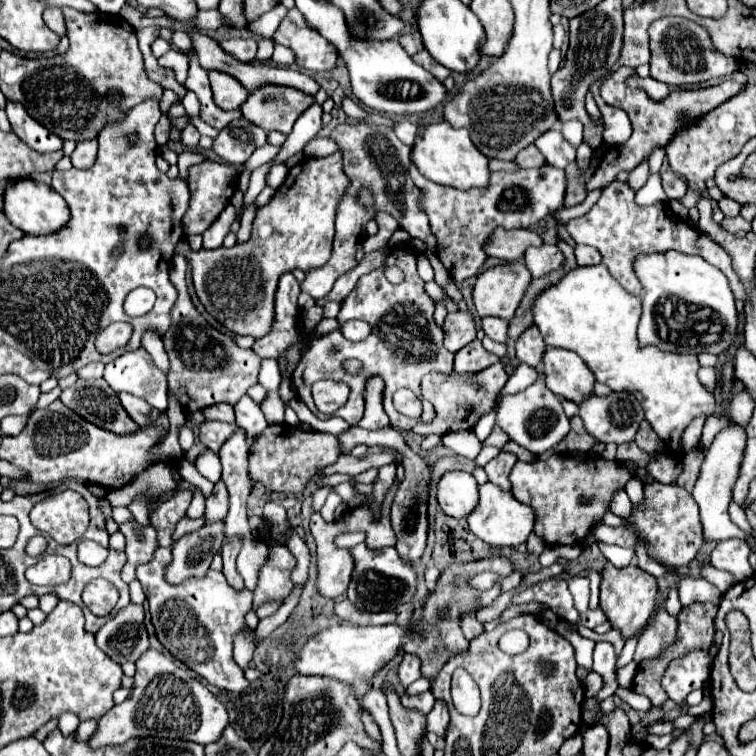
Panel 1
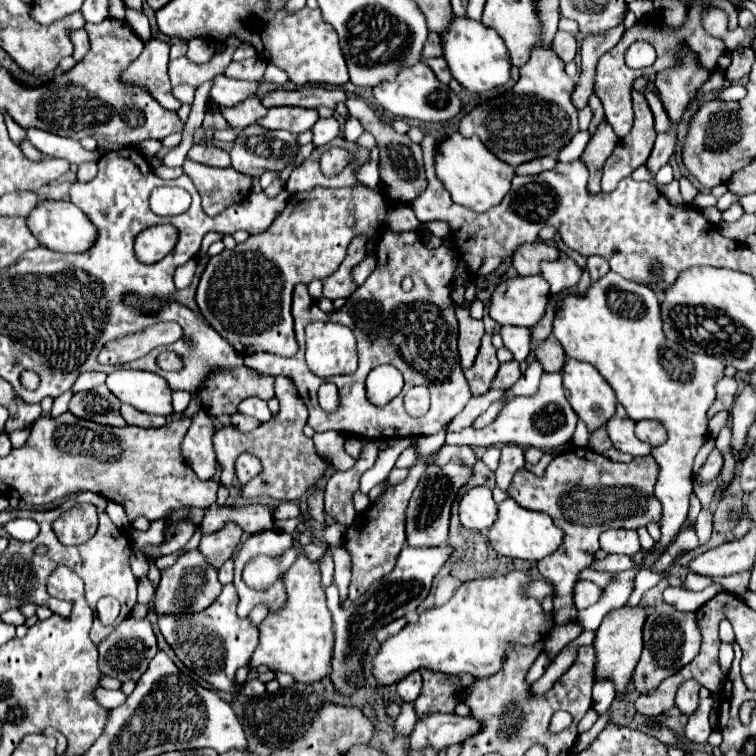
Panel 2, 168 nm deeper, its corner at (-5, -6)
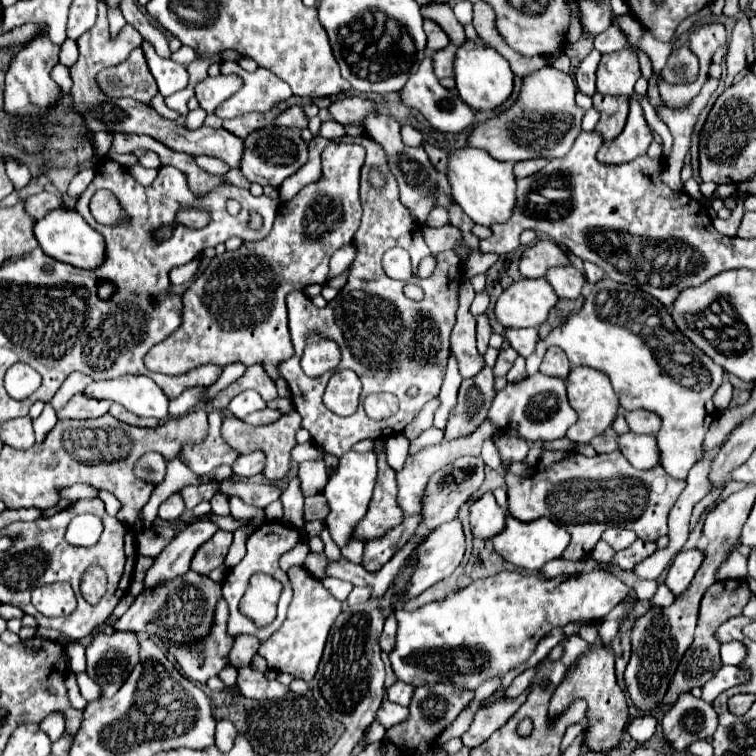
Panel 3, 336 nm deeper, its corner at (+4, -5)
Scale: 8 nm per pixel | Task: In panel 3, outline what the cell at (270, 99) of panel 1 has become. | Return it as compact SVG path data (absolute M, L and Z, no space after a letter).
M291 106L289 110L285 110L279 118L277 118L277 126L287 126L287 128L307 128L309 120L307 116L303 114L303 110L299 106Z

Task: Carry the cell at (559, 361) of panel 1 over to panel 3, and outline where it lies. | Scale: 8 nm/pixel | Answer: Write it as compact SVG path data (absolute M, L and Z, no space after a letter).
M587 366L573 368L571 374L567 376L565 384L567 384L569 404L579 414L579 420L567 430L567 438L573 440L575 444L589 444L595 436L603 434L613 424L613 420L617 418L617 412L621 408L619 406L619 396L615 394L607 374L603 374L601 370L595 370L595 368L587 368Z

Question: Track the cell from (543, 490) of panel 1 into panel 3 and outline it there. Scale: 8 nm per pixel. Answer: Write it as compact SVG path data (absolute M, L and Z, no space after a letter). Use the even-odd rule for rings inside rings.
M543 452L535 474L521 478L505 472L509 514L517 520L537 520L541 516L563 526L571 534L571 544L565 558L581 560L591 554L603 530L611 526L633 530L641 540L655 542L667 534L667 516L685 488L683 480L665 476L665 470L633 468L621 452L583 456L579 452ZM653 490L653 508L651 508Z

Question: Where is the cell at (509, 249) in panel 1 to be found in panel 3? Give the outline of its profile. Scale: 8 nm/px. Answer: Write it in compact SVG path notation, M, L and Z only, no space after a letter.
M541 240L533 246L527 246L521 258L521 274L525 278L543 278L553 266L569 266L567 252L555 242Z

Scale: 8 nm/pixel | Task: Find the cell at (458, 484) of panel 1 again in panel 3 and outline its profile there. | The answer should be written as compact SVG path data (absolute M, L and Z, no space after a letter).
M491 492L483 494L479 500L473 500L471 530L473 530L473 536L485 538L485 540L505 530L505 514L501 506L495 502L495 496Z

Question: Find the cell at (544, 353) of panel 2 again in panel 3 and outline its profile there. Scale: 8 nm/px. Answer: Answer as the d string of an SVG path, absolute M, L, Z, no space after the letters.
M551 346L543 358L543 364L541 364L541 372L545 376L559 376L559 378L567 378L567 374L571 372L571 362L567 360L565 352L557 346Z

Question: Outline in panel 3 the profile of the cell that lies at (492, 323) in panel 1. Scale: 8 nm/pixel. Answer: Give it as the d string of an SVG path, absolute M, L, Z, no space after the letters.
M521 328L521 330L507 330L505 334L511 342L511 346L519 352L519 356L527 358L529 354L535 352L535 344L539 340L537 328Z

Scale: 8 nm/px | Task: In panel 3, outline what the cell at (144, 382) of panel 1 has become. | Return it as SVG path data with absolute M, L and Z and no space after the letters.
M119 376L113 380L91 382L83 394L87 394L87 398L117 402L137 416L151 416L157 420L169 418L169 400L149 376Z

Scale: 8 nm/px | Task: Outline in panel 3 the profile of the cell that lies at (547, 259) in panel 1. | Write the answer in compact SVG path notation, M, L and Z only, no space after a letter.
M573 266L551 268L545 278L555 288L557 296L567 298L567 300L579 298L581 290L583 290L583 284L585 284L585 276L581 272L577 272Z

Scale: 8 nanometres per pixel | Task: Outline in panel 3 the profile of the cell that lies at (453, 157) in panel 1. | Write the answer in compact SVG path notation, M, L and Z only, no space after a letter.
M469 146L449 154L447 178L453 188L453 200L475 224L491 228L493 224L507 222L507 218L511 218L511 210L515 210L515 176L511 162L499 162L487 152Z

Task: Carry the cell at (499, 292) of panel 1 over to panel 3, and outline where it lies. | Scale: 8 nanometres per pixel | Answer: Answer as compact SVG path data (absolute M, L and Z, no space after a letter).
M545 278L519 280L509 286L497 300L495 316L507 328L529 328L541 326L549 310L557 304L557 294Z

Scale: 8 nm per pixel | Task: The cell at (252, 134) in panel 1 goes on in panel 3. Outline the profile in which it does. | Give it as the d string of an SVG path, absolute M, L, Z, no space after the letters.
M267 124L261 130L255 130L245 138L245 156L241 162L241 172L245 174L249 182L279 188L283 180L295 174L305 162L307 162L307 142L301 138L299 130L281 128L281 126L273 128Z

